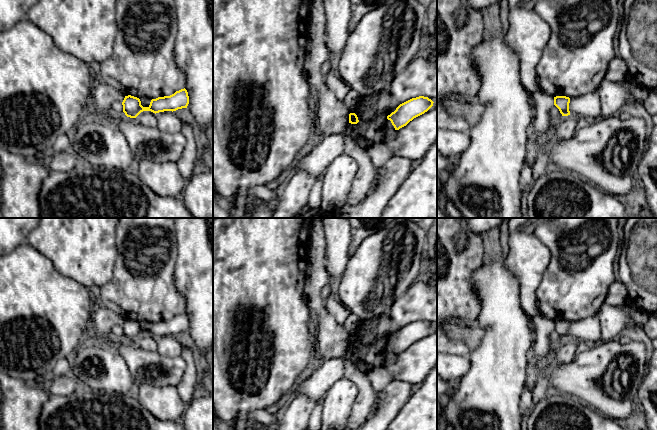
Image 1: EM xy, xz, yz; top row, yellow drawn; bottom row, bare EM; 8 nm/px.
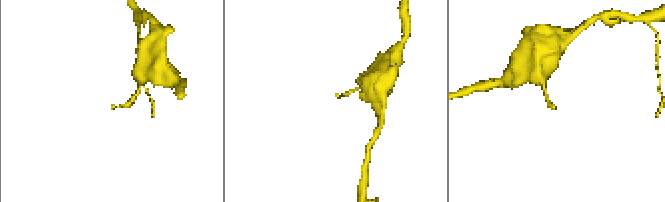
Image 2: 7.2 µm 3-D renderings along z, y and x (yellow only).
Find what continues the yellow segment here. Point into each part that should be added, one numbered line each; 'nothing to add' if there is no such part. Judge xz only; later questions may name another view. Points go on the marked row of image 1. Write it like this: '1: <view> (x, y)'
nothing to add

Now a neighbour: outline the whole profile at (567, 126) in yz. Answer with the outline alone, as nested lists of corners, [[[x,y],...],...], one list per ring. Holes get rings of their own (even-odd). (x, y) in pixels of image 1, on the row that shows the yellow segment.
[[[574,115],[563,116],[555,123],[555,126],[552,130],[552,136],[555,139],[564,140],[572,138],[577,133],[581,123],[582,121]]]

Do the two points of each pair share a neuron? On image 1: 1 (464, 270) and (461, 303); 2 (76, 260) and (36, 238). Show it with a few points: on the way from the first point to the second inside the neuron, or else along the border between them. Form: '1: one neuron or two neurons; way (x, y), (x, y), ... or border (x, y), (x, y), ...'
1: one neuron; way (461, 278), (461, 295)
2: one neuron; way (66, 250), (54, 238), (46, 238)

